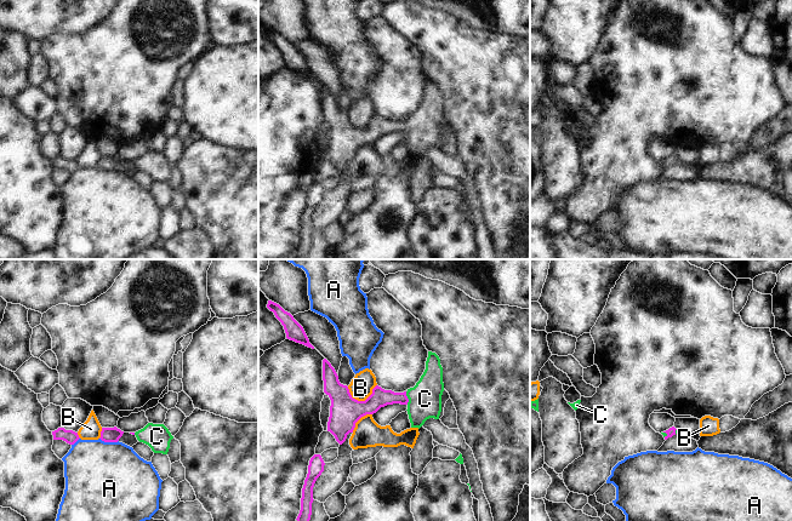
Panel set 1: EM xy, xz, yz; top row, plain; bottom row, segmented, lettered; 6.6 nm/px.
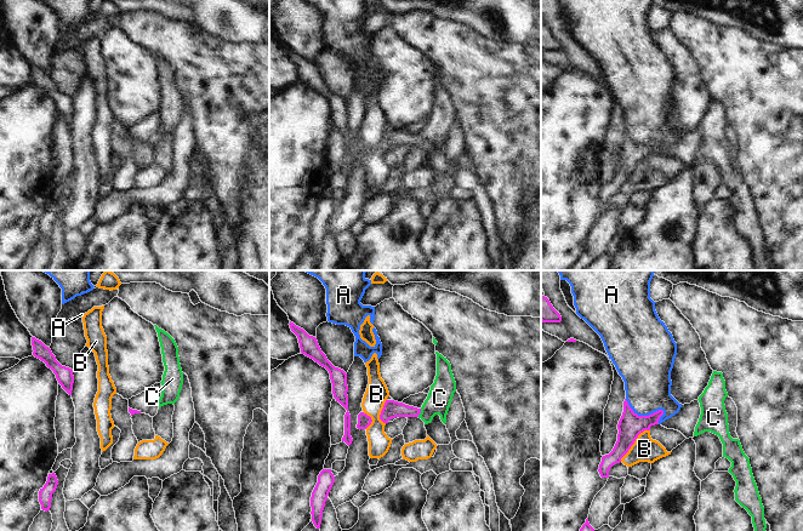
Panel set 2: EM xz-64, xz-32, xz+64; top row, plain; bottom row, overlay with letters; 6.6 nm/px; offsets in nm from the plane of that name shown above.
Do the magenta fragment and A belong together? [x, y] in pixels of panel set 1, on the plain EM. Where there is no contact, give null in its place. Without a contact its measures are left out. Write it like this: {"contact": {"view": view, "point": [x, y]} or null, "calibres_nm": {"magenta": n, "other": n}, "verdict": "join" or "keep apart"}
{"contact": {"view": "xy", "point": [109, 170]}, "calibres_nm": {"magenta": 100, "other": 500}, "verdict": "keep apart"}

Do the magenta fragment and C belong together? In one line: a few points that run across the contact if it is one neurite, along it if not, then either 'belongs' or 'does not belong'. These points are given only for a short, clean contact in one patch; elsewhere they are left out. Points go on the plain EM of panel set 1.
line xz (380, 126), (406, 126), (425, 127); belongs

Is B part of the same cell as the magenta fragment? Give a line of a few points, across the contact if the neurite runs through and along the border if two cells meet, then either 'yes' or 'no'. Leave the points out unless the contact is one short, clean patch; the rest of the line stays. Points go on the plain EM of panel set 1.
no

